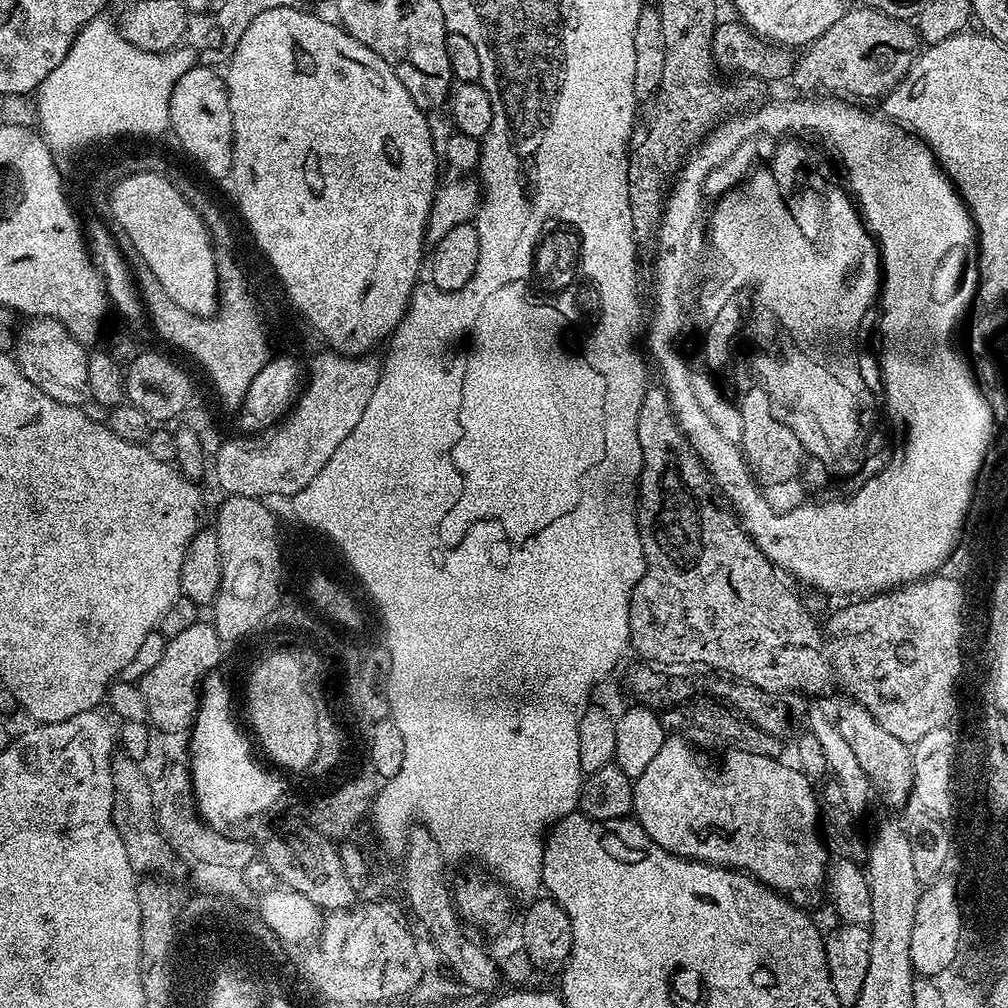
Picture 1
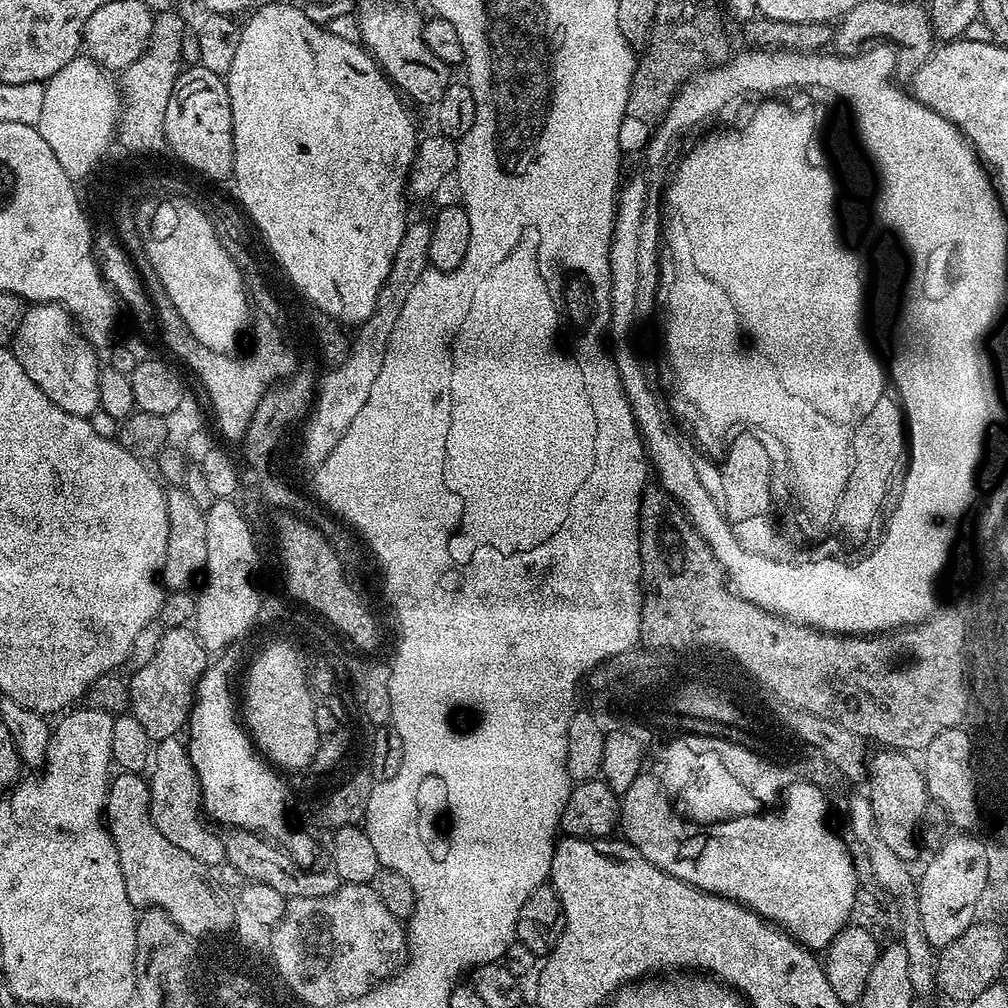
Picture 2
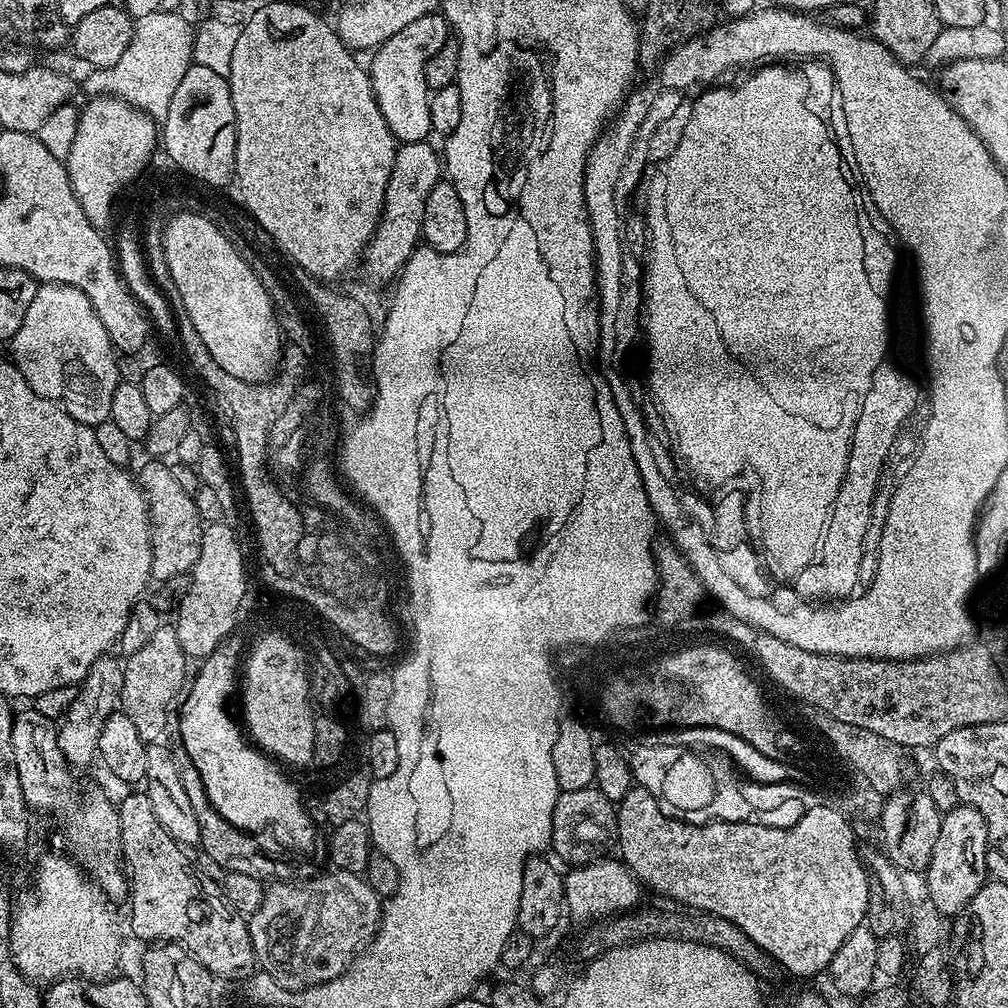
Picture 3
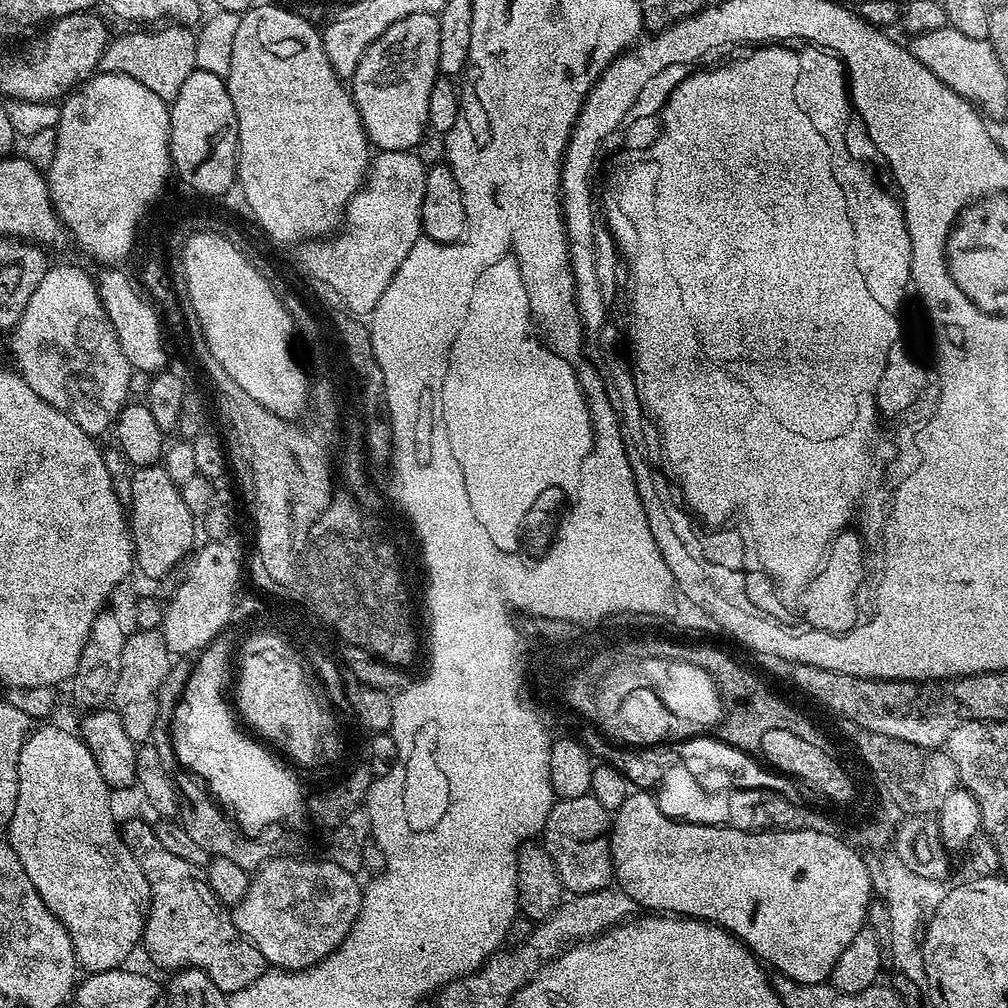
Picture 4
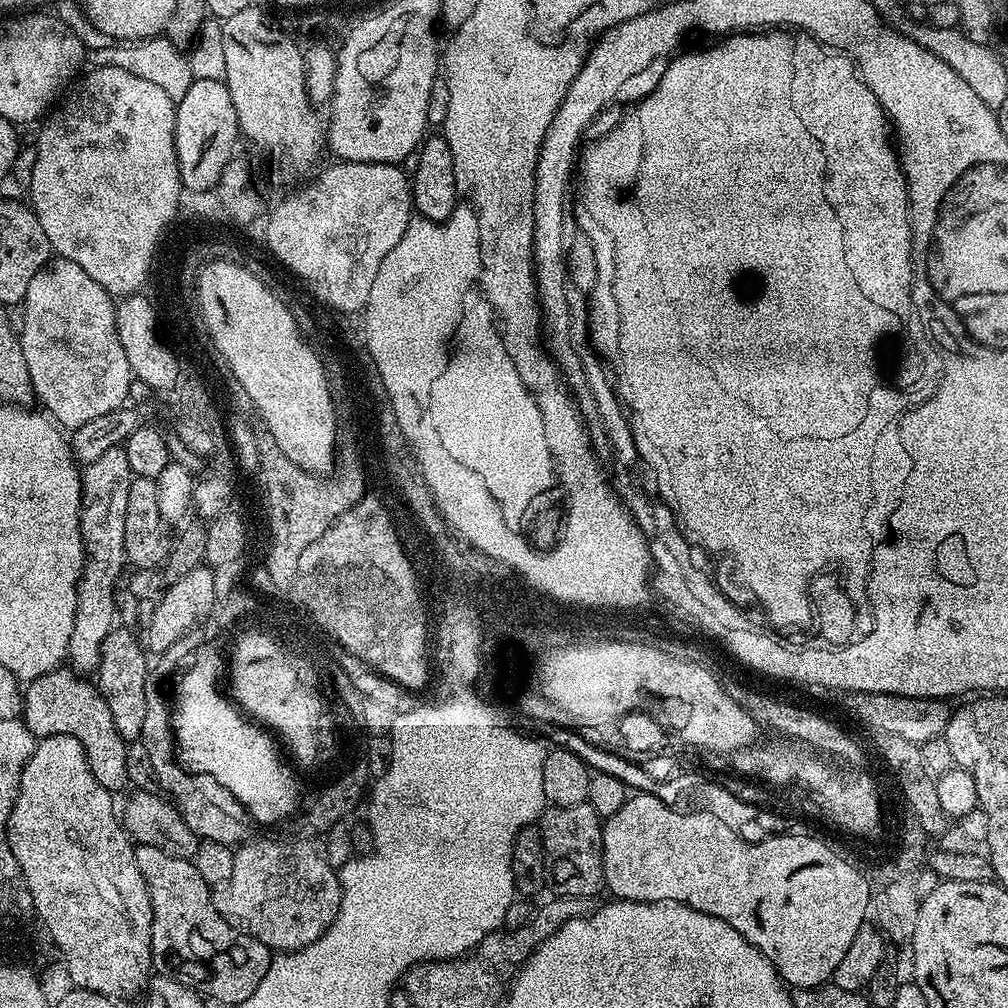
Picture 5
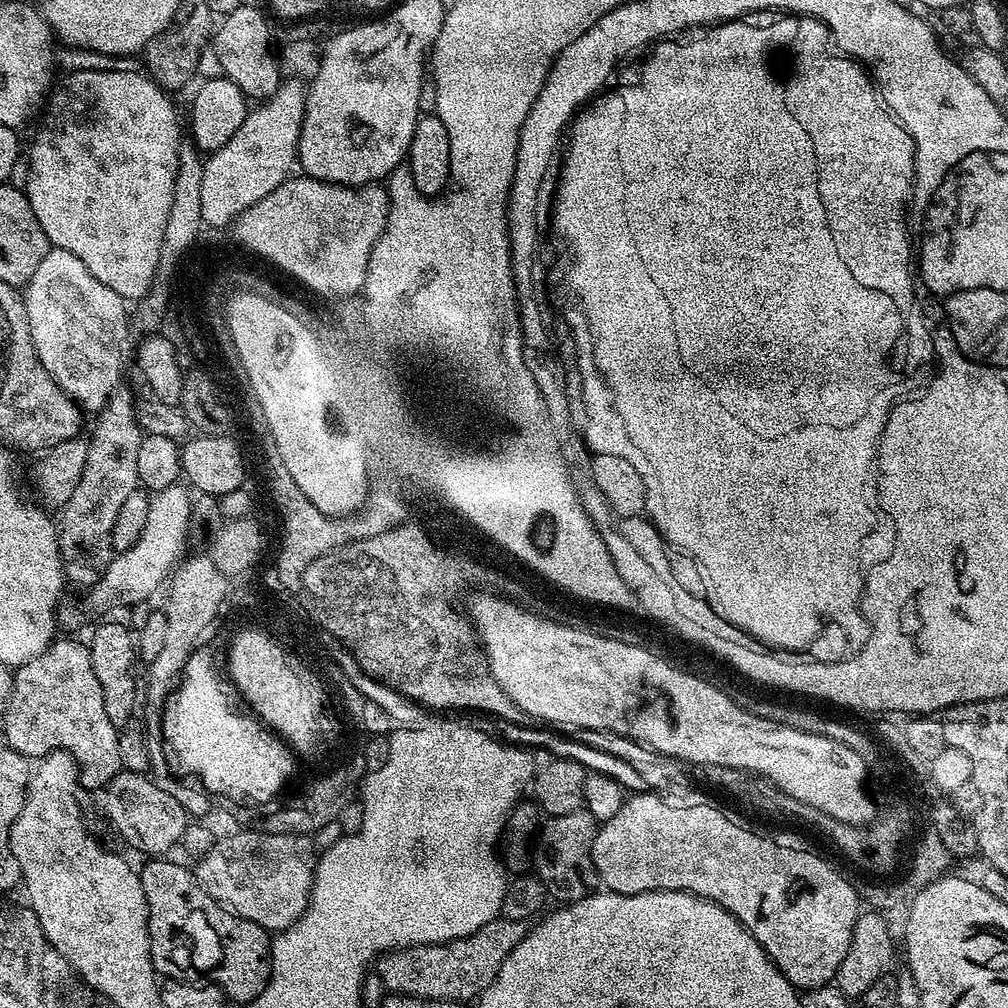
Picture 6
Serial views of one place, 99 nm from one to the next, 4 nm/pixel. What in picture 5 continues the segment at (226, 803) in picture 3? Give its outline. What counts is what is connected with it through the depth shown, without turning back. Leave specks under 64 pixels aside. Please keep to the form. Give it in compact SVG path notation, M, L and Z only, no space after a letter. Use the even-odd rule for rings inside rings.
M201 647L195 656L200 659L200 664L193 666L189 663L179 673L174 684L172 735L176 737L176 755L181 766L193 774L216 780L221 788L230 790L230 794L234 794L234 798L243 806L245 813L256 813L256 817L260 816L256 824L263 819L271 820L290 814L289 809L293 804L293 782L289 779L288 772L280 768L269 740L265 740L264 736L260 735L259 724L253 722L247 715L236 717L231 708L228 708L227 704L220 700L220 696L217 696L215 681L220 672L220 660L217 660L212 649Z

